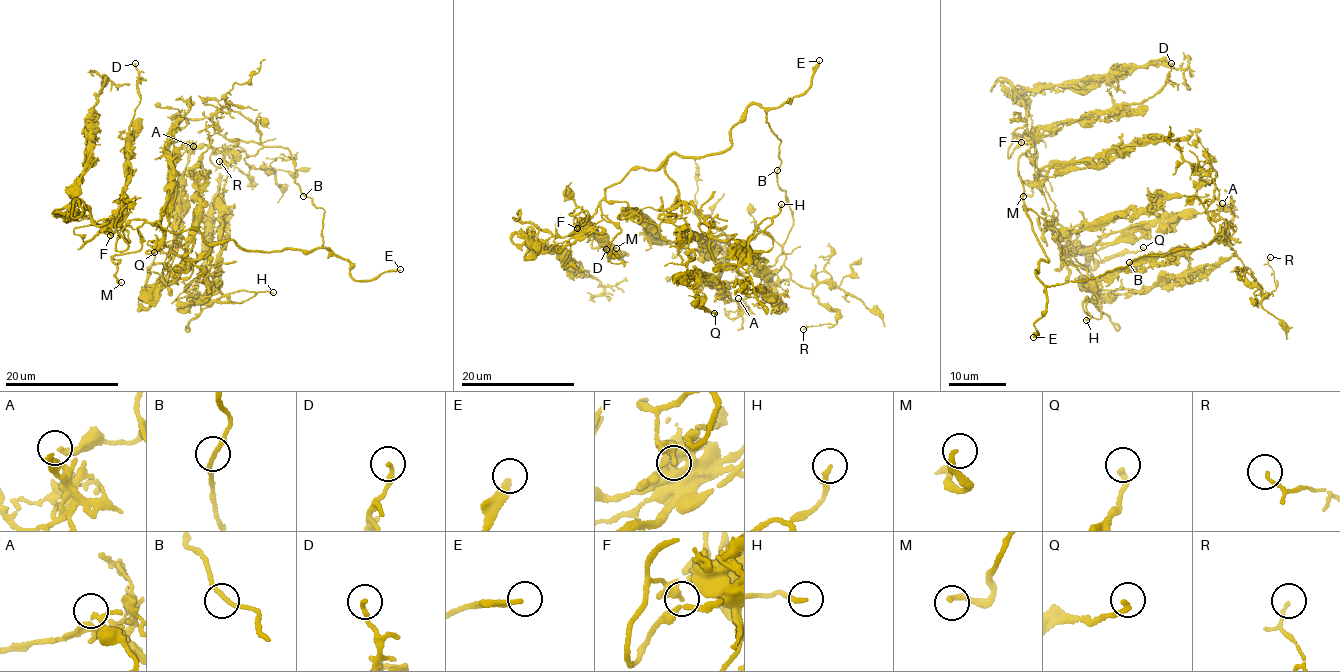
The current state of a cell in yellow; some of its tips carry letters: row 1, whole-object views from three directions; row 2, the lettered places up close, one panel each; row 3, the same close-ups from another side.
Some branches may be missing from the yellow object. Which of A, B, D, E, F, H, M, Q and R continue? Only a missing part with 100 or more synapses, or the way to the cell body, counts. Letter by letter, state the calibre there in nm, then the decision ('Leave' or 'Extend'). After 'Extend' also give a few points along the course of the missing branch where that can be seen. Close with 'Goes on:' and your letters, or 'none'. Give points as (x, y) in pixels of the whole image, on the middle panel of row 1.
A: Thickness 130 nm. Leave
B: Thickness 160 nm. Leave
D: Thickness 180 nm. Leave
E: Thickness 260 nm. Extend
F: Thickness 260 nm. Leave
H: Thickness 190 nm. Leave
M: Thickness 200 nm. Extend. Course of what is missing: (616, 248), (626, 236), (653, 257), (664, 272), (666, 268), (684, 277), (687, 297), (682, 304)
Q: Thickness 240 nm. Leave
R: Thickness 90 nm. Leave
Goes on: E, M

